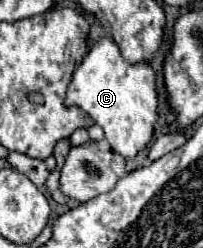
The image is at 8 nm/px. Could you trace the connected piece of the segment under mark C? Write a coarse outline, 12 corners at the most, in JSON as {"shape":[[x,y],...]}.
{"shape":[[101,38],[73,74],[65,102],[135,158],[153,138],[153,68],[125,62]]}

